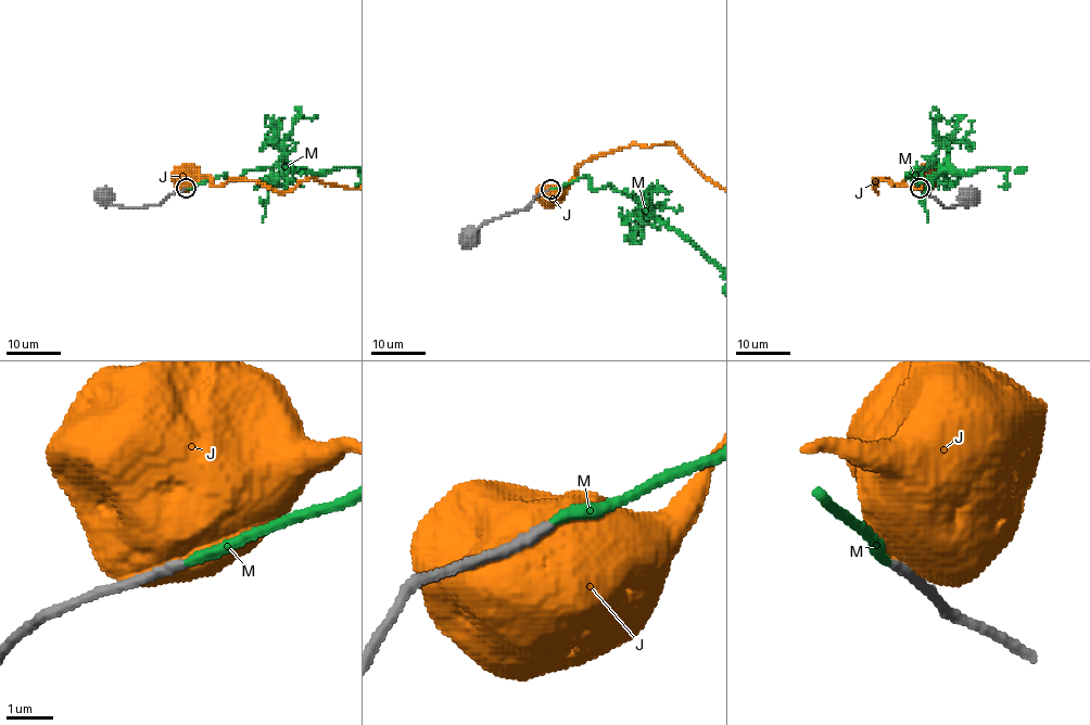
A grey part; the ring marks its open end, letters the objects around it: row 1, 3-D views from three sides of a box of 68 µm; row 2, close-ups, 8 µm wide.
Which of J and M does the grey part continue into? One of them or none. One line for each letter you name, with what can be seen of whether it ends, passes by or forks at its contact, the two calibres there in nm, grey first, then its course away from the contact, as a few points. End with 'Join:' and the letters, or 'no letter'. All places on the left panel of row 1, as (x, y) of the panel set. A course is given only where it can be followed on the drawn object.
M: it ends there; 220 nm thick on the grey side, 200 nm on the other
Join: M

